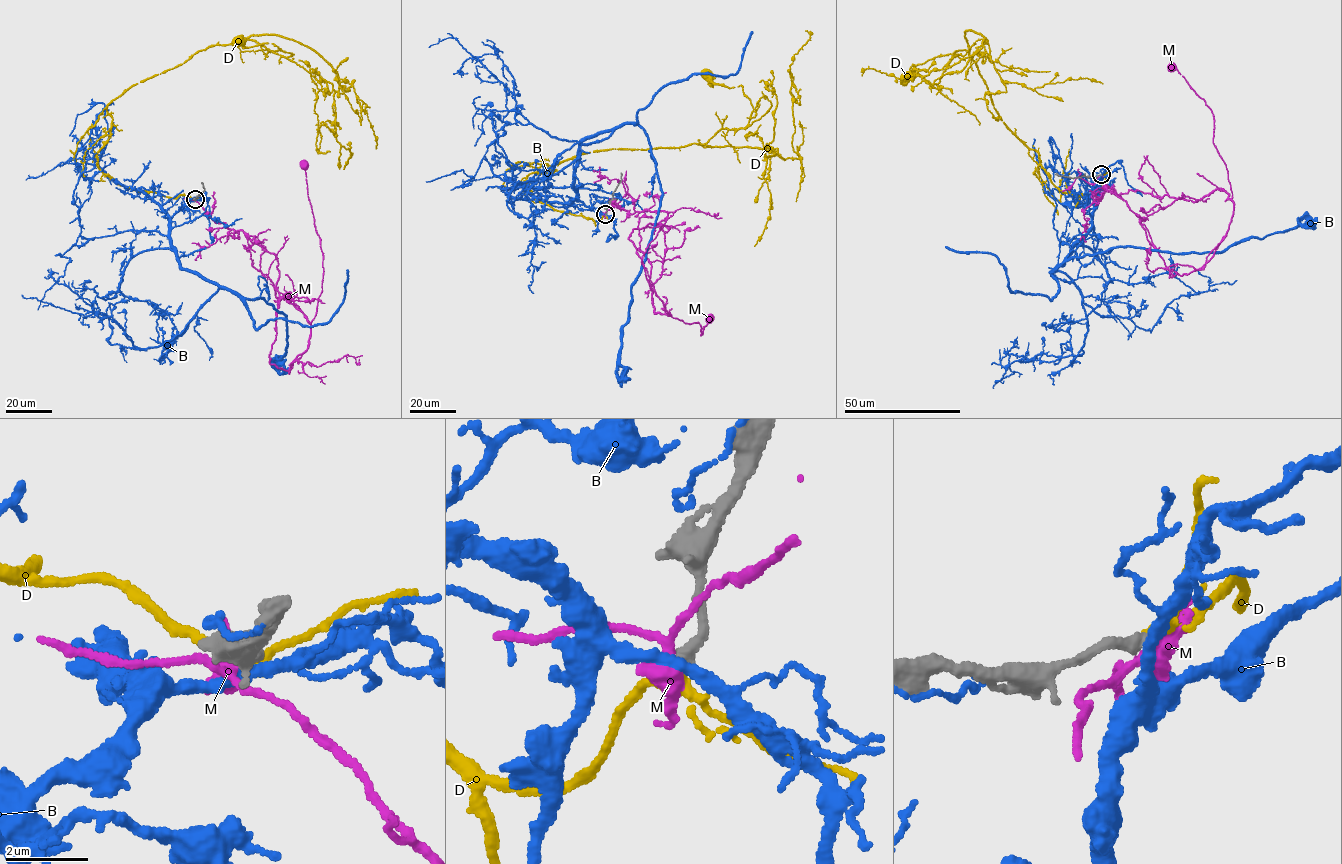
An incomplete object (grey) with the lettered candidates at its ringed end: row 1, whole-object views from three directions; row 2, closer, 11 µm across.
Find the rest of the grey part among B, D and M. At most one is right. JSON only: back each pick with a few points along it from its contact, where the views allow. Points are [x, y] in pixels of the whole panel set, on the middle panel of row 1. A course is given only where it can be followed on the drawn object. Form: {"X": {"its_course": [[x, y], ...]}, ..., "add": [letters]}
{"D": {"its_course": [[605, 215], [554, 210], [526, 176], [744, 128], [753, 106], [742, 87], [707, 73]]}, "add": ["D"]}

